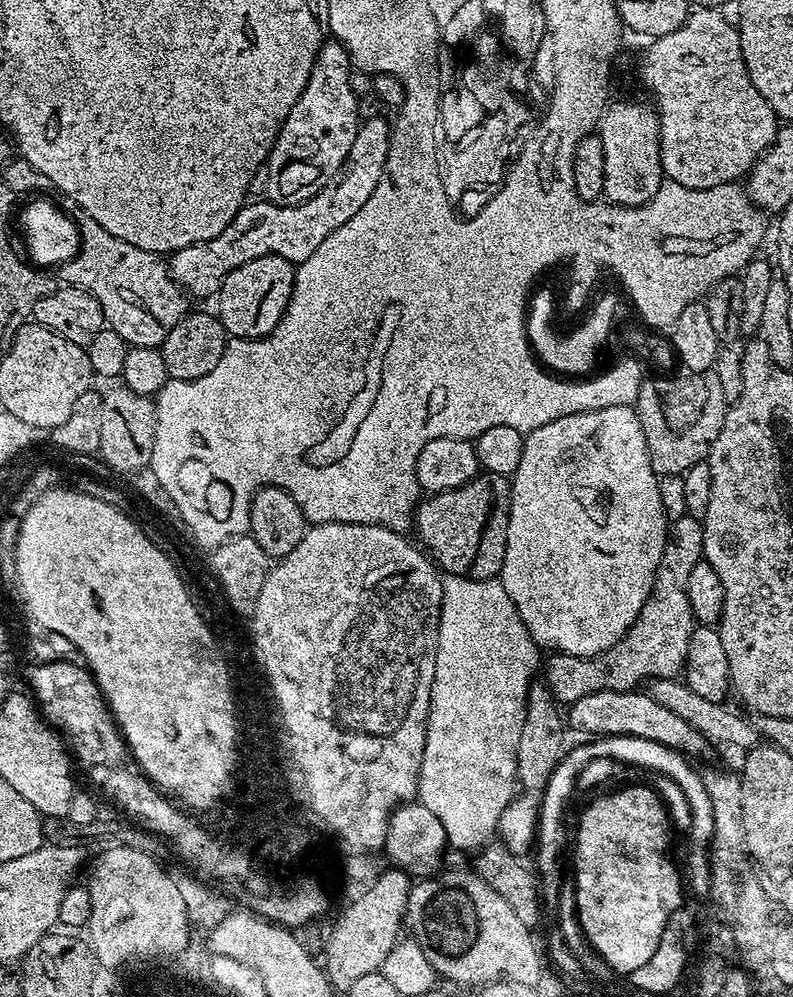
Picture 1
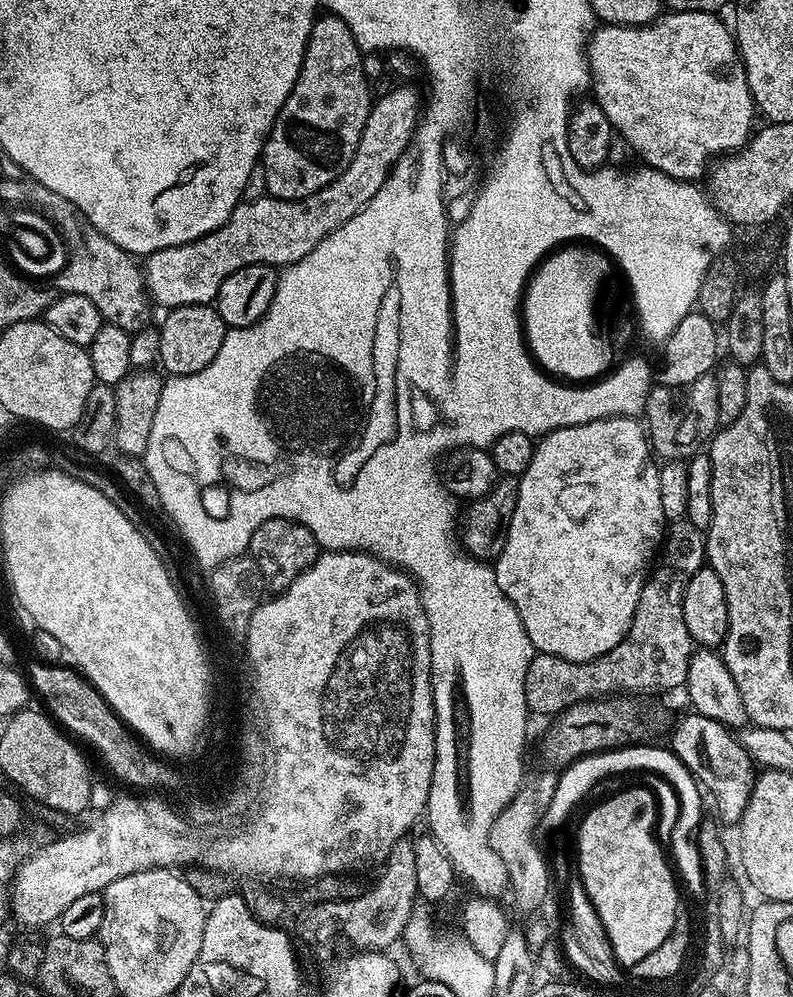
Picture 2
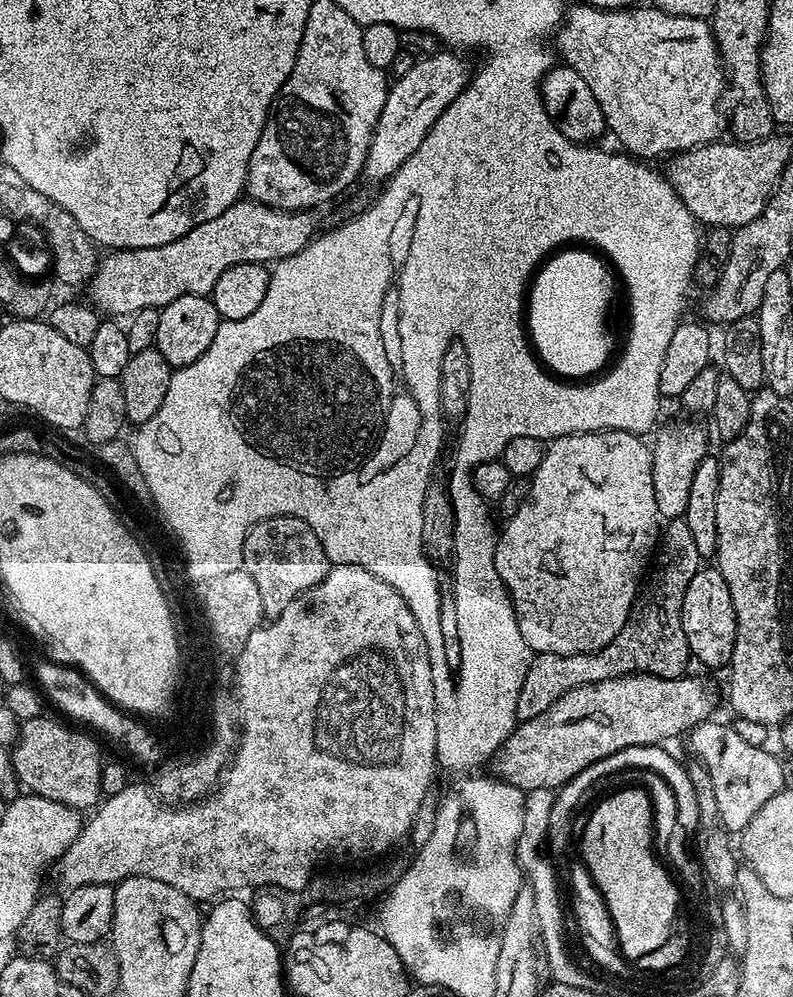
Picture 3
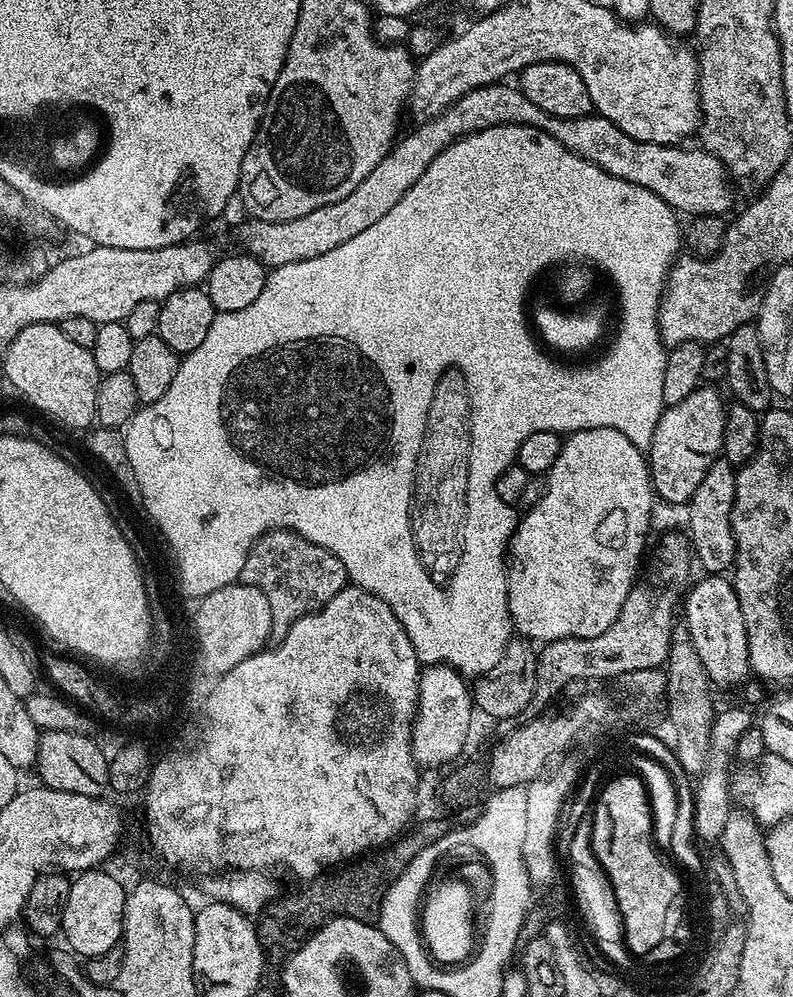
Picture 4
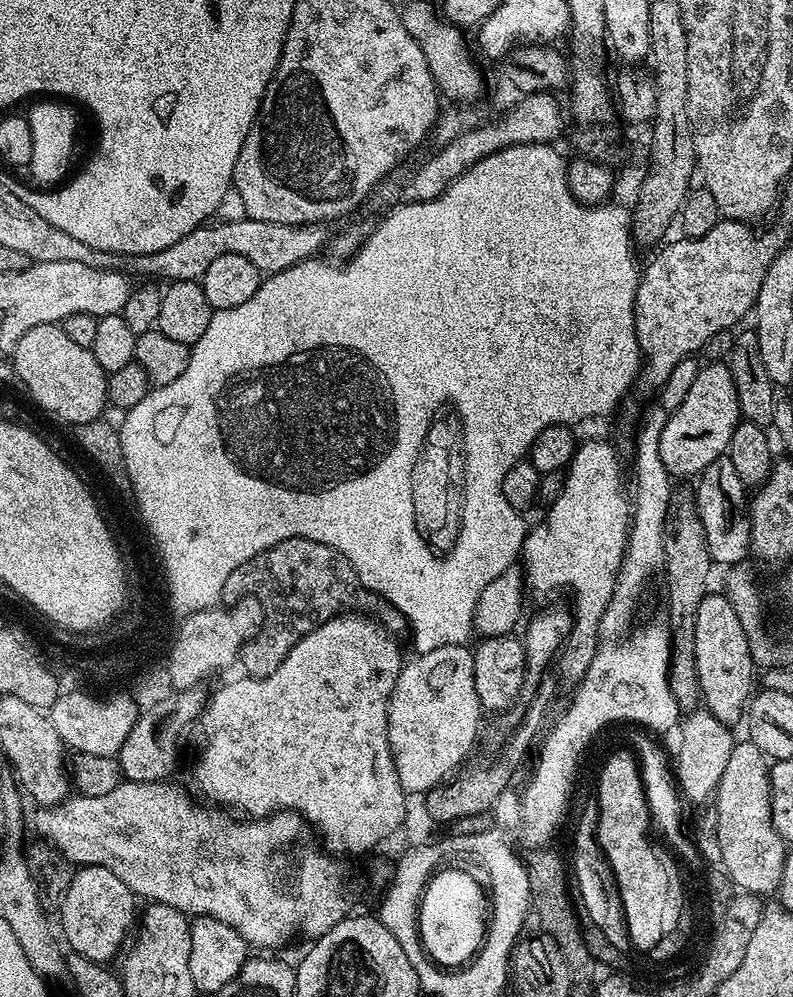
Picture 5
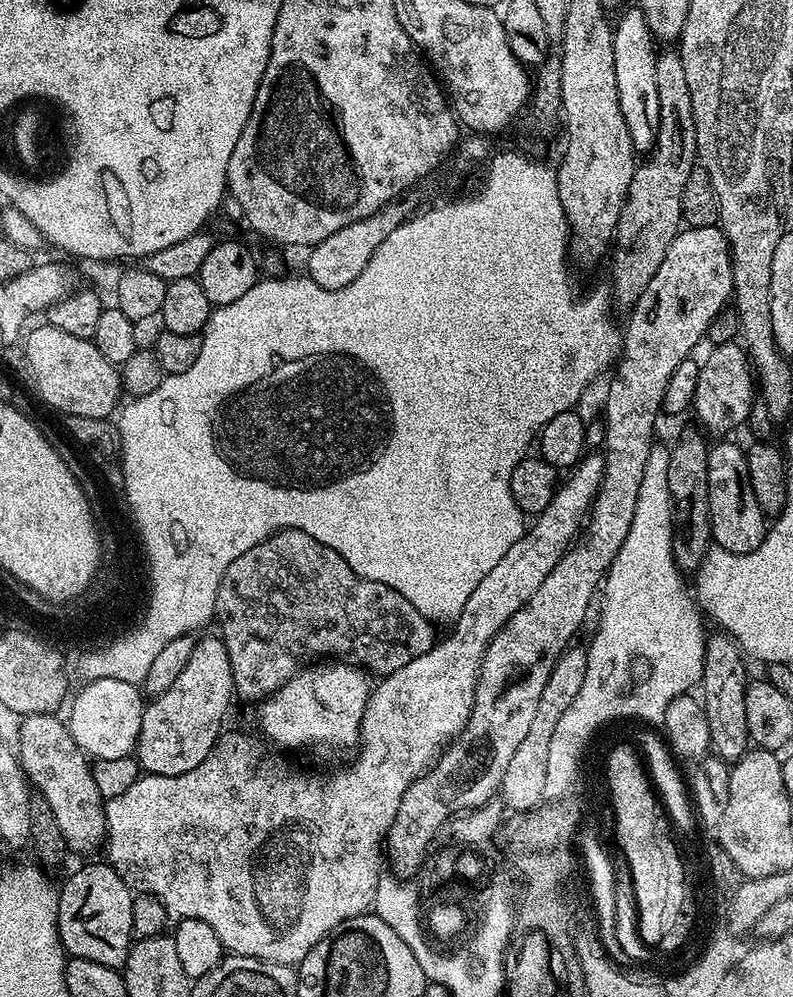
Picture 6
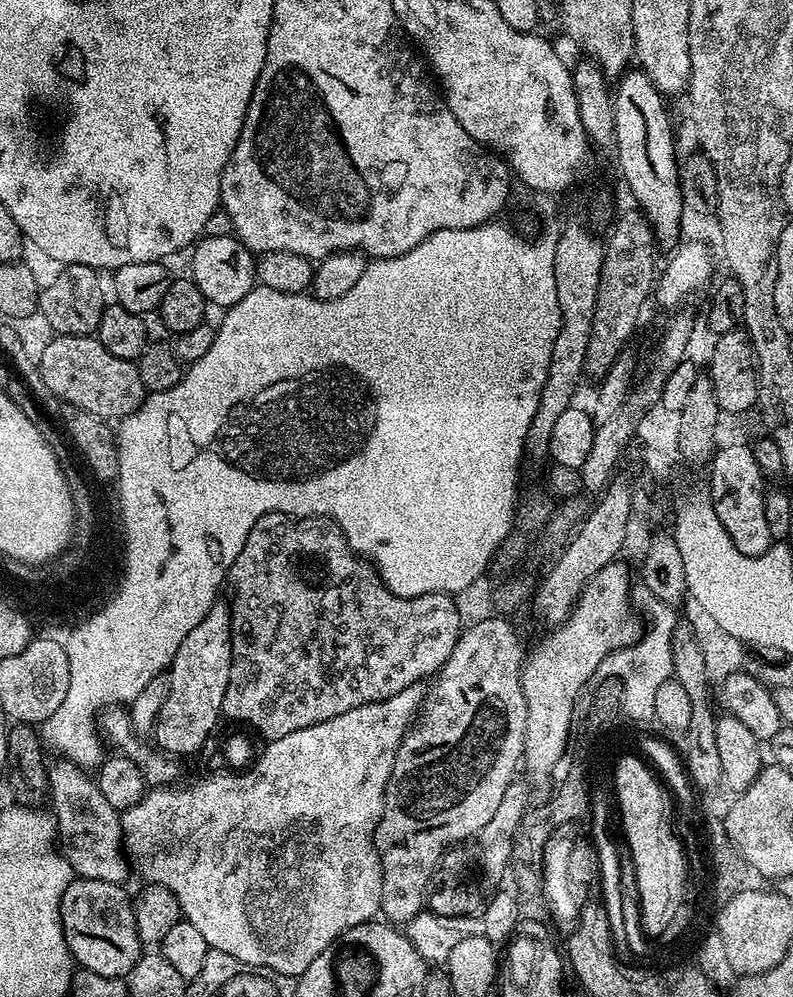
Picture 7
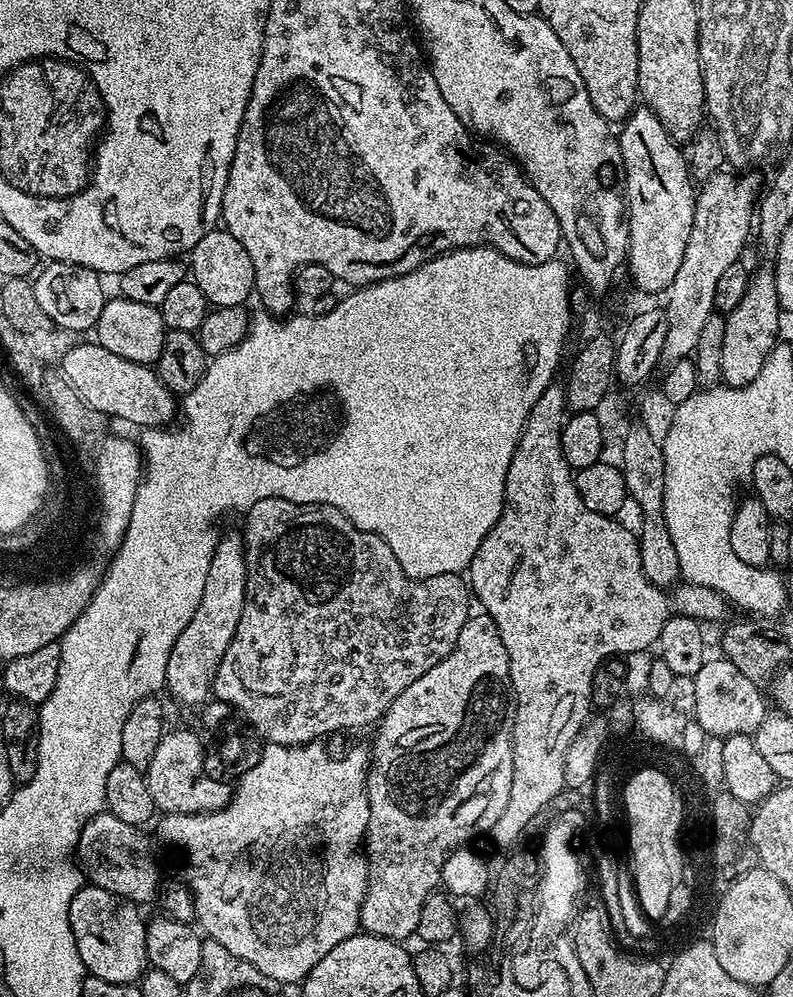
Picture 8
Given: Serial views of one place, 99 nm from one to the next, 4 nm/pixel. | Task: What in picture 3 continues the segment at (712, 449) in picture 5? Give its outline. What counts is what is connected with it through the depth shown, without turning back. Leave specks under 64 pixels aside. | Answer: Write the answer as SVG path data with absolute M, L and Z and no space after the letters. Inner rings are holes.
M676 420L666 425L660 433L655 433L656 445L653 443L650 451L656 515L661 521L679 520L684 515L690 498L690 485L694 482L694 470L698 470L698 462L702 462L702 458L710 452L709 429L705 428L692 420Z

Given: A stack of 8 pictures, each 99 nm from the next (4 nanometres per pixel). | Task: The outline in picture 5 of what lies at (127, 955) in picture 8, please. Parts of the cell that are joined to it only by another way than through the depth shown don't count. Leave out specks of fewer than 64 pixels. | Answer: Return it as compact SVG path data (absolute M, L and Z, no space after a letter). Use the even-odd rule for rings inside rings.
M102 866L77 867L65 902L58 911L60 924L64 927L63 939L68 939L71 951L75 955L108 962L119 950L128 927L137 919L136 904L137 897L132 895L132 891L128 889L126 882L122 882L122 878L118 878L118 874Z

